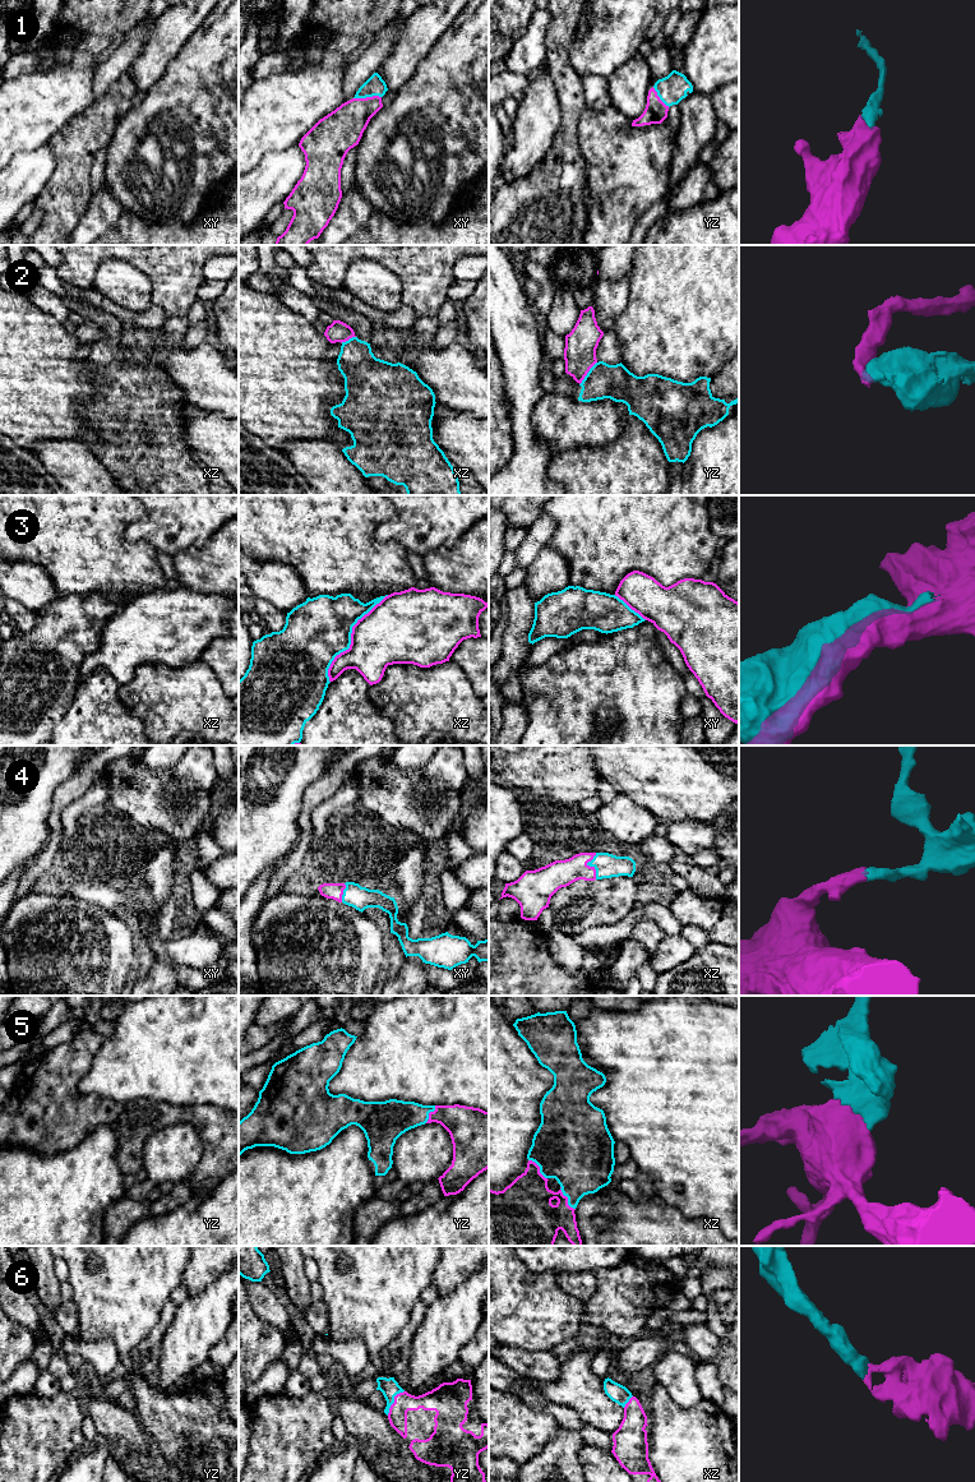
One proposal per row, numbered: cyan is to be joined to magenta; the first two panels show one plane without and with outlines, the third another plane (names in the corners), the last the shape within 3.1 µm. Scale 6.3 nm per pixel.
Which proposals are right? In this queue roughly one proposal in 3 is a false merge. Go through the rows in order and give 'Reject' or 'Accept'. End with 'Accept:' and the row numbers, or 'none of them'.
1: Accept
2: Reject
3: Reject
4: Accept
5: Accept
6: Accept
Accept: 1, 4, 5, 6

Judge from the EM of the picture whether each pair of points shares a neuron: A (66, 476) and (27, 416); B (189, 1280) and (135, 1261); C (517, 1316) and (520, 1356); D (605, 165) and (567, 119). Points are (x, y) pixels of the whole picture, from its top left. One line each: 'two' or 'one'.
A: two
B: two
C: two
D: two

